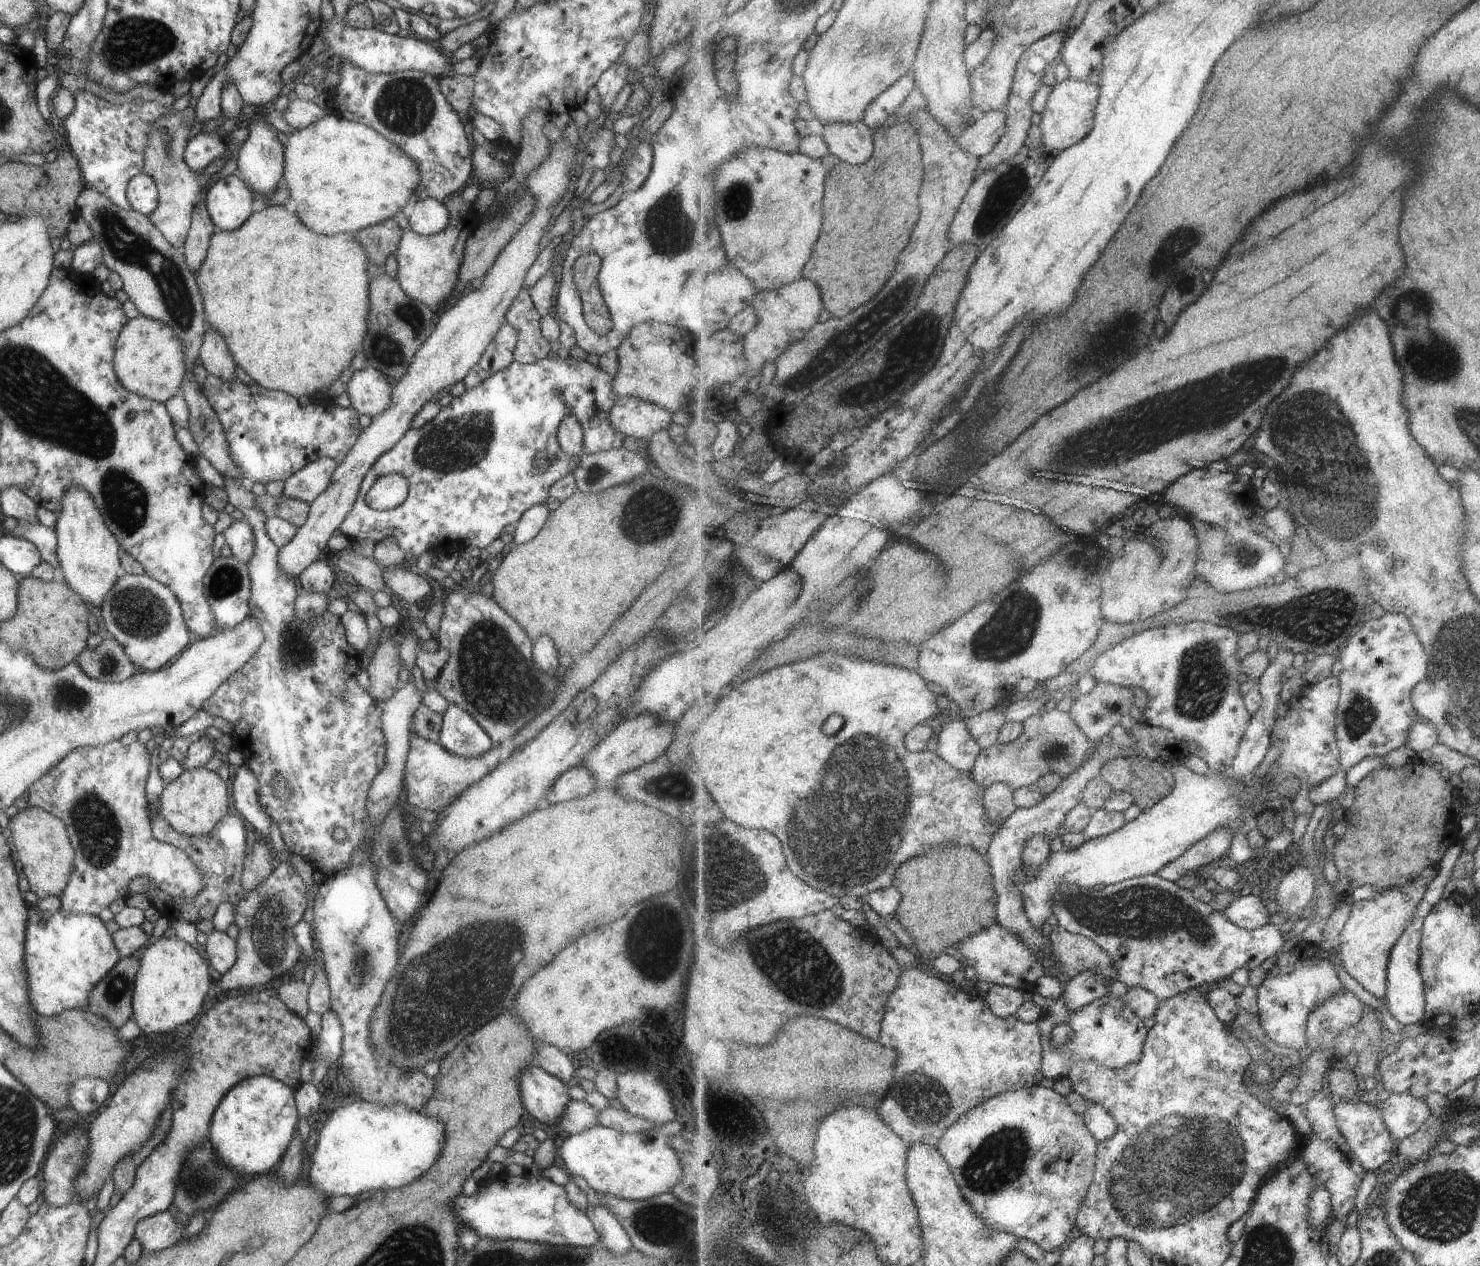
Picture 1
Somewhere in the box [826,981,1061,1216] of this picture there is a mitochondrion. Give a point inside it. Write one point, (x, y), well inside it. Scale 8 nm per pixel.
(1002, 1158)

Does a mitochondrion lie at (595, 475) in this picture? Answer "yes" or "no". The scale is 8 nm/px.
yes

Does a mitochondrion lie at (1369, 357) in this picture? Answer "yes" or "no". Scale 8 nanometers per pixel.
no

